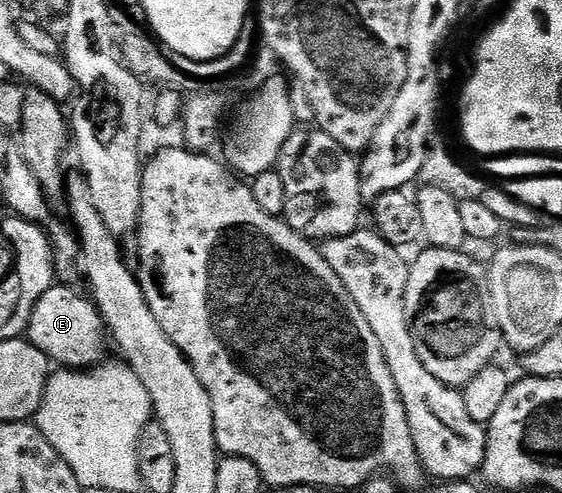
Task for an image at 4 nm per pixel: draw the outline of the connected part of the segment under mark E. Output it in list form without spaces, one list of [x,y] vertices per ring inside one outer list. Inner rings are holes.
[[[52,286],[35,303],[25,336],[56,365],[67,370],[90,370],[104,359],[103,347],[109,344],[109,336],[90,295],[83,293],[82,296],[71,287]]]

